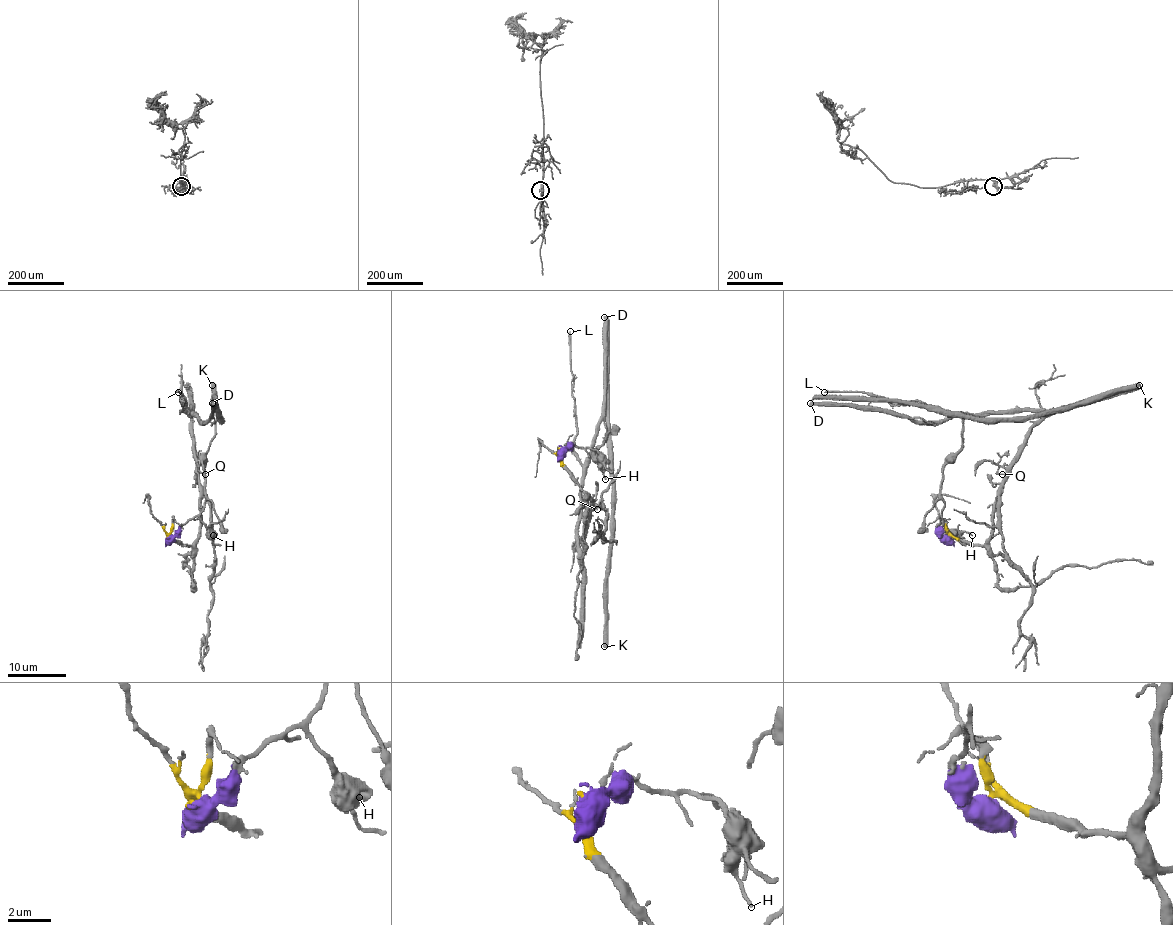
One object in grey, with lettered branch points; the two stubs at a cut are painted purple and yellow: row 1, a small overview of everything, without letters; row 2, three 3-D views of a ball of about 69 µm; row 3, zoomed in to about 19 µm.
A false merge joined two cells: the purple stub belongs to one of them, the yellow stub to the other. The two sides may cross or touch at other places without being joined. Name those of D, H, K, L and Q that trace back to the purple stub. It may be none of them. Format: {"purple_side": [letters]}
{"purple_side": ["H", "K"]}

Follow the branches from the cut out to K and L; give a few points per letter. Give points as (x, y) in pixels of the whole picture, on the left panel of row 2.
K: (169, 537), (203, 509), (206, 499), (203, 455), (220, 419), (212, 385)
L: (169, 537), (191, 544), (198, 535), (200, 490), (193, 419), (181, 411), (185, 403), (178, 392)

